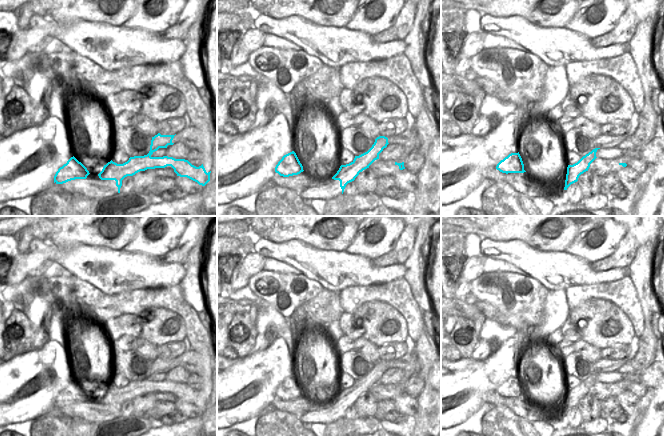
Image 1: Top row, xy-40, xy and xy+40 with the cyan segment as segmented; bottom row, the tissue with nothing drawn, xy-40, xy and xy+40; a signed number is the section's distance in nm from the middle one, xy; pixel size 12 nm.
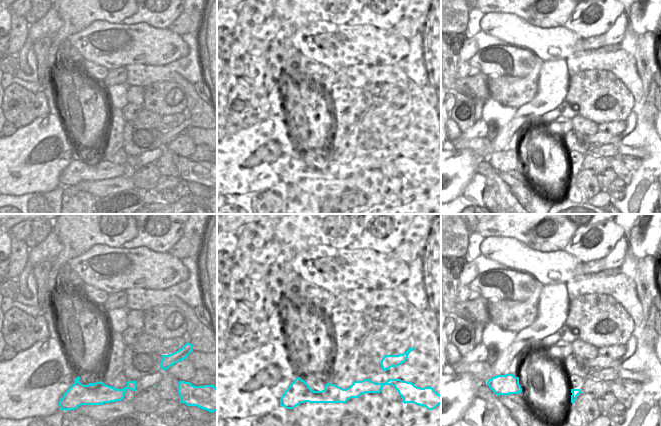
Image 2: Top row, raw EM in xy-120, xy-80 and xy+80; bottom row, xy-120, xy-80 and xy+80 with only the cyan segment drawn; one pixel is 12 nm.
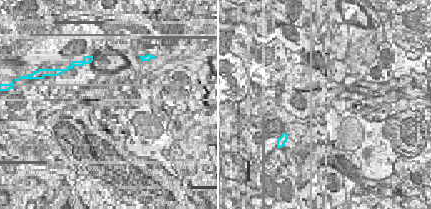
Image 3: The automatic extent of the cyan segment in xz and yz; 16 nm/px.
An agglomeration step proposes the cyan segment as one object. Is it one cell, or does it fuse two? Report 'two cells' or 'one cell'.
two cells

